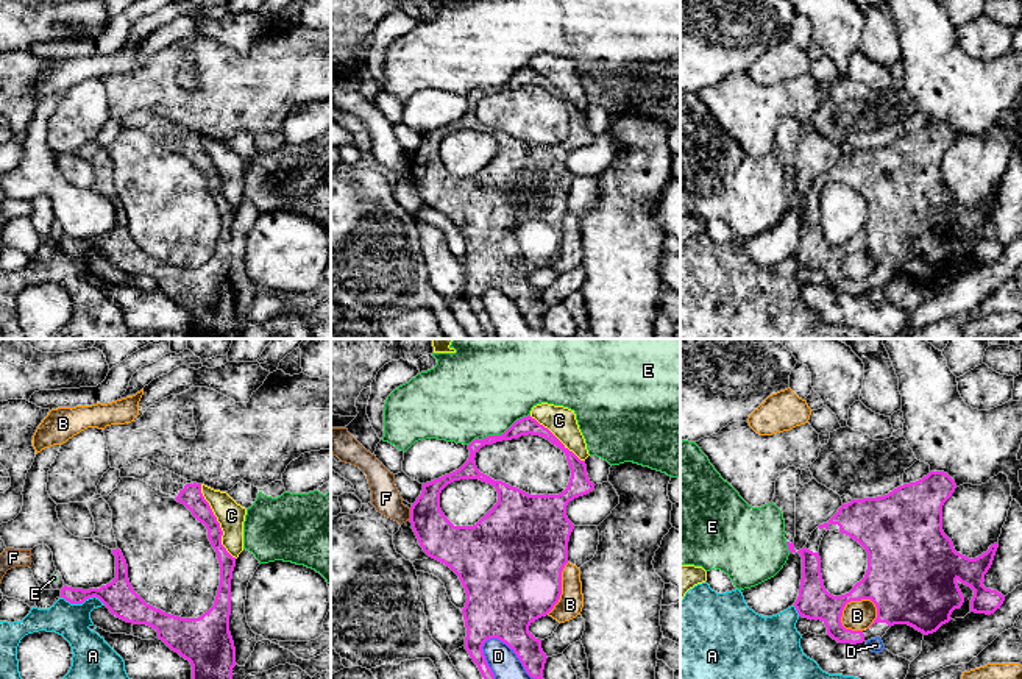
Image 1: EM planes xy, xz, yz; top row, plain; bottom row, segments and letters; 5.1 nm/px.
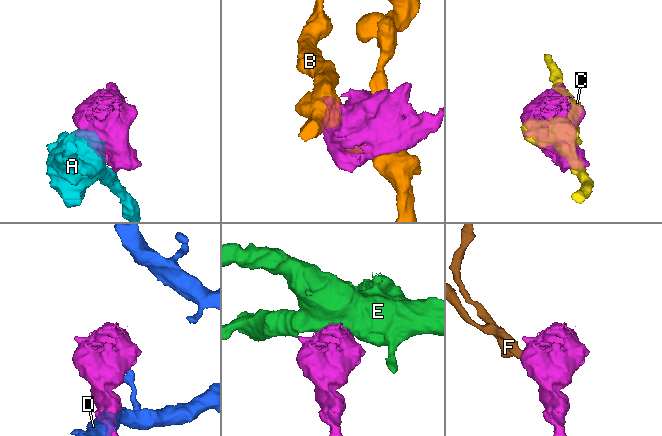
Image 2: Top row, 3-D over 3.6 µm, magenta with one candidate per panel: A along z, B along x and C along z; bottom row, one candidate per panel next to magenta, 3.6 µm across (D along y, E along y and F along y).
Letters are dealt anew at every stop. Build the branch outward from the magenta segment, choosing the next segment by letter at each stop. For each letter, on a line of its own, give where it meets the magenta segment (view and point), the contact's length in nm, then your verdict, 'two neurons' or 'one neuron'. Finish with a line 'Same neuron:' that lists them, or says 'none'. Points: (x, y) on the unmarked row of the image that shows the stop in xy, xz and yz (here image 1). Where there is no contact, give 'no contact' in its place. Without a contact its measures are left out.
A: xy (83, 252) | 240 nm | two neurons
B: yz (852, 250) | 220 nm | two neurons
C: xy (217, 172) | 420 nm | two neurons
D: xz (515, 303) | 360 nm | two neurons
E: xz (498, 86) | 360 nm | two neurons
F: xz (411, 166) | 70 nm | two neurons
Same neuron: none

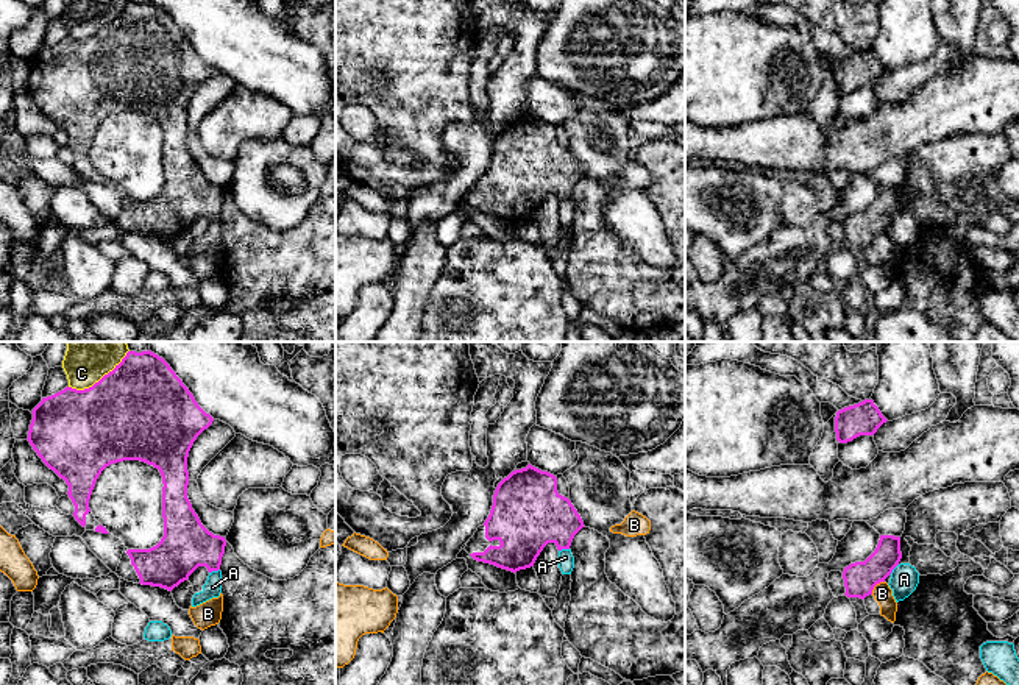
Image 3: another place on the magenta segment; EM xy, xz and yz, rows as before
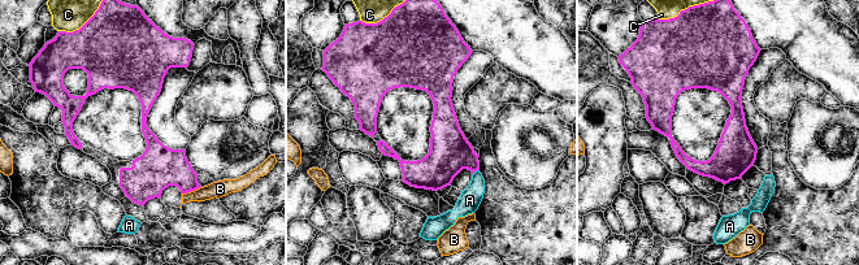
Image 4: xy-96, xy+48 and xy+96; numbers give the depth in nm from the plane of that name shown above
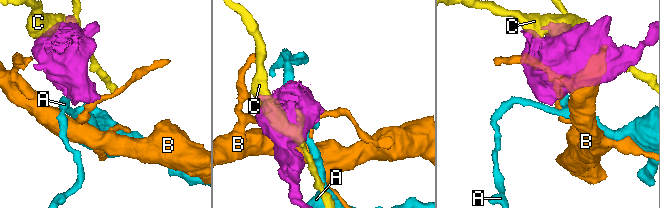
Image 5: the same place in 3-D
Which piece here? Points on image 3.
A: xy (214, 220) | 60 nm | two neurons
B: yz (876, 234) | 100 nm | two neurons
C: xy (102, 28) | 360 nm | two neurons
Same neuron: none

